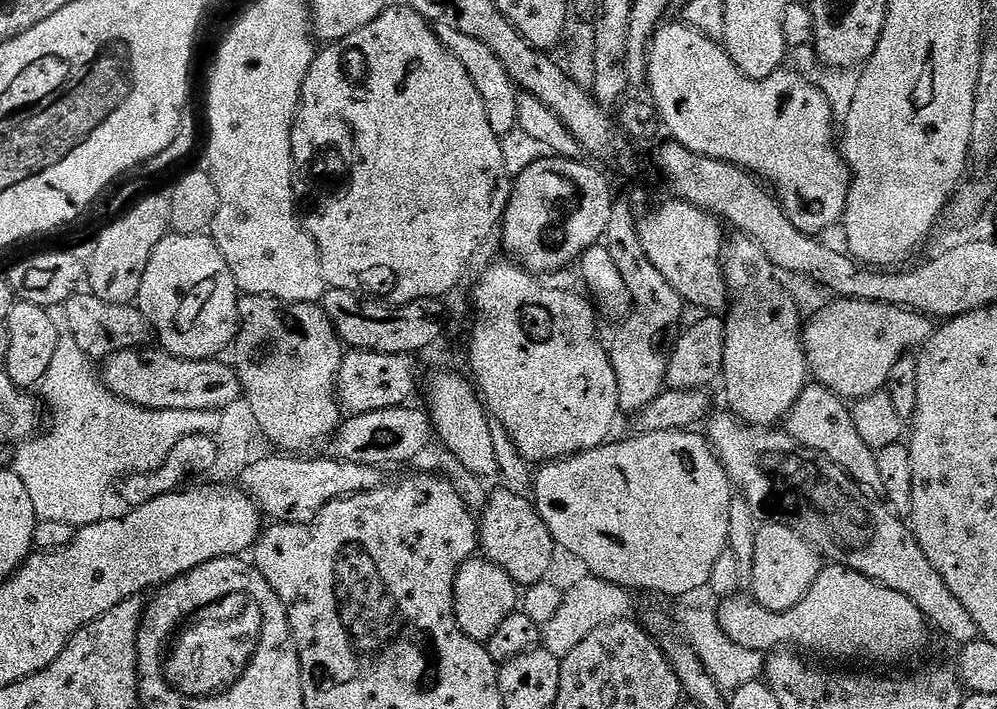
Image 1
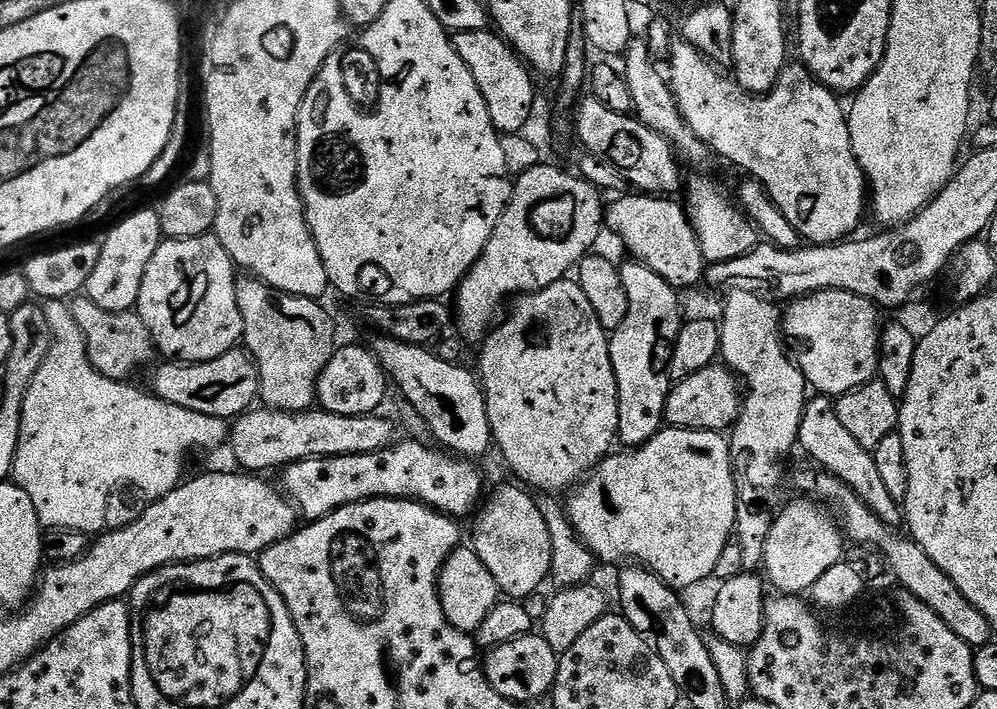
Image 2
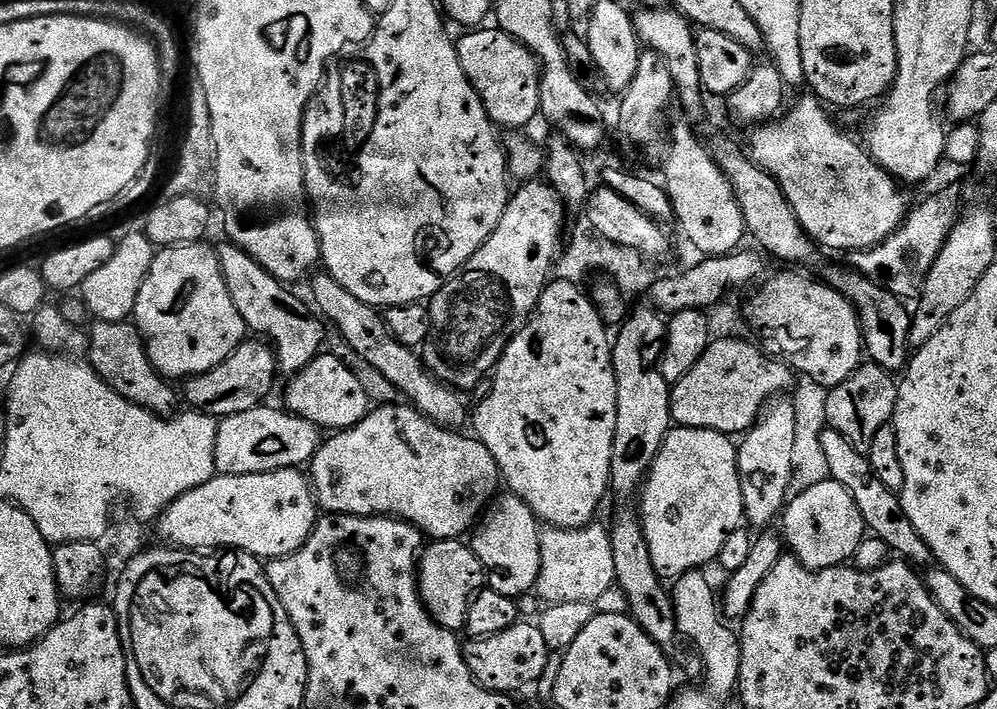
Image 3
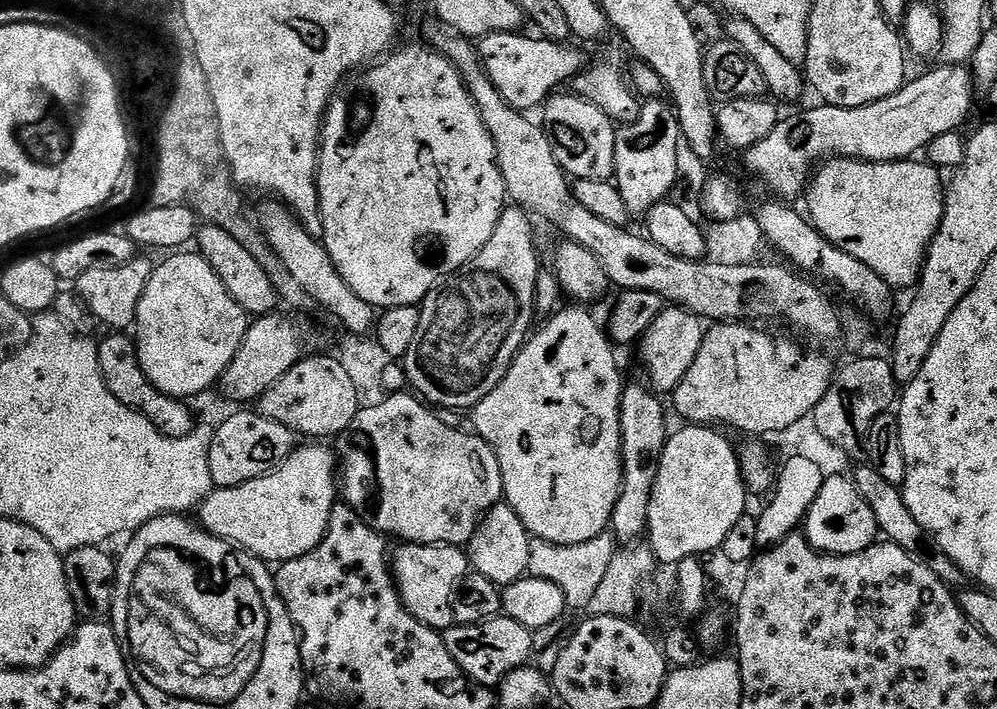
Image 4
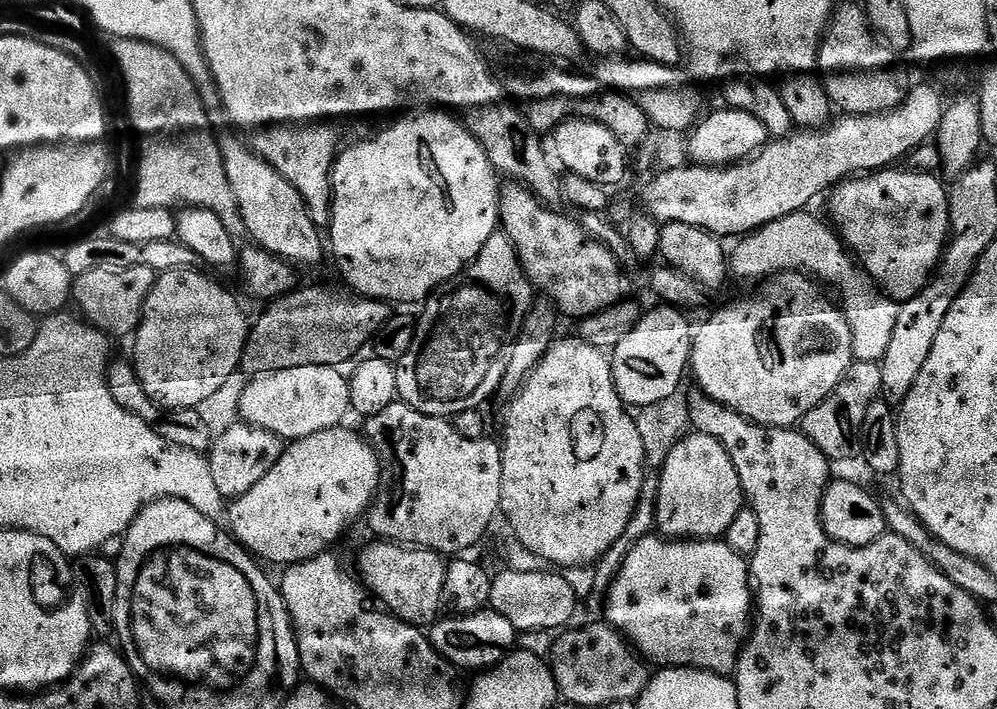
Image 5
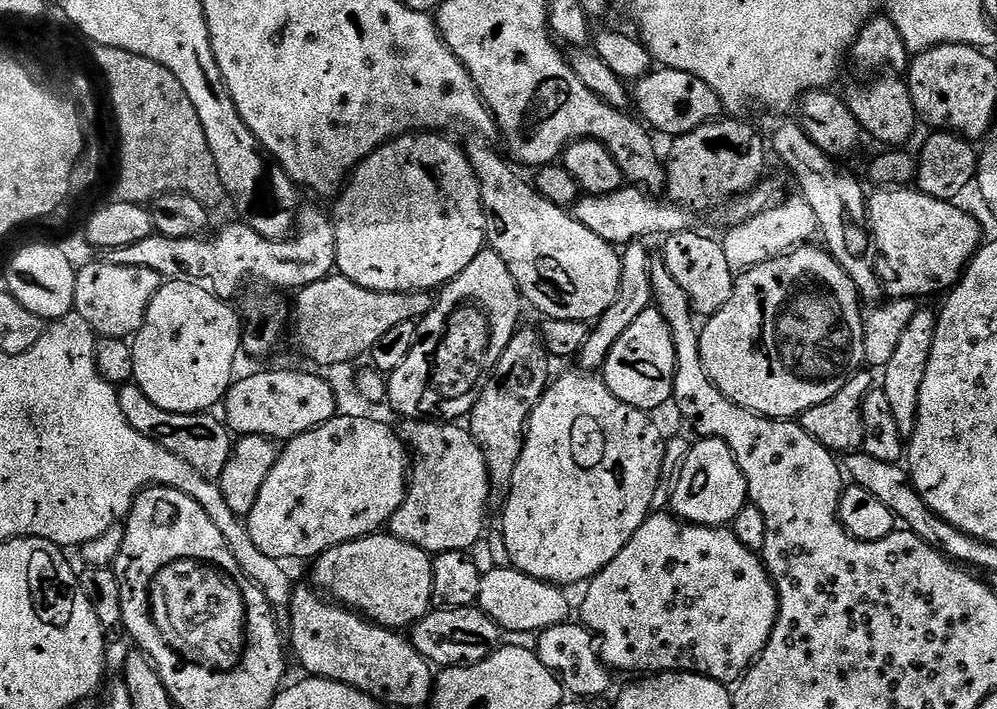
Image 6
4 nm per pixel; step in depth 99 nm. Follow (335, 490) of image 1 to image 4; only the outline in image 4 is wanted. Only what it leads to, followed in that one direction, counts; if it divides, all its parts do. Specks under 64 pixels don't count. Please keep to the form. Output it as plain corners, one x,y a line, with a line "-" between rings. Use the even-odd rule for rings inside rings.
408,390
385,395
377,404
361,407
347,432
341,432
334,444
342,465
338,476
342,500
385,538
397,536
397,541
409,544
464,546
488,511
501,503
502,470
494,450
482,437
471,431
459,432
435,414
425,401

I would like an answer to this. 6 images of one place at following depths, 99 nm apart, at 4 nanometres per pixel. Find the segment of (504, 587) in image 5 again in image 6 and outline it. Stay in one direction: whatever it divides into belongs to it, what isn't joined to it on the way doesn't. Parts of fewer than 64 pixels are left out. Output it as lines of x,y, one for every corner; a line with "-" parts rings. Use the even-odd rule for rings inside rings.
511,566
491,567
480,577
478,607
503,631
539,633
569,619
570,602
563,592
559,585
534,579

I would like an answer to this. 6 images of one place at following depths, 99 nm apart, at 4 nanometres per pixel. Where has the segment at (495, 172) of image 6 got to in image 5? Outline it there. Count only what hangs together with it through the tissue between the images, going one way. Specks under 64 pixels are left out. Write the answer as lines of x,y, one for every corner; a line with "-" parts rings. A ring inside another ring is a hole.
508,182
501,187
499,227
514,246
520,265
524,267
524,274
532,283
533,289
551,300
557,313
564,315
565,312
568,316
576,316
575,318
592,316
621,299
620,291
624,288
624,280
620,277
617,253
611,252
600,241
593,240
577,221
575,224
570,217
556,211
560,210
541,204
540,199
523,184

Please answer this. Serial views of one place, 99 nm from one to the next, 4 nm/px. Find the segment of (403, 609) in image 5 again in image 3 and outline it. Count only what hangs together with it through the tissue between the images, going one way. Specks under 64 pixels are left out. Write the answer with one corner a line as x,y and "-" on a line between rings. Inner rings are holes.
463,539
432,540
421,551
418,561
418,587
420,597
429,614
443,628
459,633
468,623
472,597
485,587
486,575
482,562

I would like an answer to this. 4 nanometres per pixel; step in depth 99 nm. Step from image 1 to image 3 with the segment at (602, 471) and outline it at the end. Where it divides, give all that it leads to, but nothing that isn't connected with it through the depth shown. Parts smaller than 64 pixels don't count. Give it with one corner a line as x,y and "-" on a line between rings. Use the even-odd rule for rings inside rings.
673,427
668,433
668,437
664,439
662,450
658,450
658,454
652,463
652,469
648,471
648,478
644,482
644,487
639,493
640,508
638,507
638,515
644,524
644,533
646,534
646,542
650,546
650,558
654,562
654,570
665,581
675,581
677,576
685,576
688,572
694,572
703,569
703,564
719,561
722,545
726,542
726,538
730,538
730,534
734,534
734,530
738,530
745,523
745,513
743,504
742,486
740,485
739,466
737,464
737,445
732,445
733,437
723,432
715,432
714,430
702,430
701,428
681,428

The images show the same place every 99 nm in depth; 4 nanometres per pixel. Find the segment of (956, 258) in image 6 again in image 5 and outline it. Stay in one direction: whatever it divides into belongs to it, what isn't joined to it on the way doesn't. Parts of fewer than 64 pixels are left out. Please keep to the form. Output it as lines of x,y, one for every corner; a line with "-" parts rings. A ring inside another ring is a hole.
881,170
879,172
869,172
861,174
855,178
849,178
833,187
830,192
832,196
832,220
835,231
838,233
845,245
854,253
855,259
861,268
880,285
880,291
885,292
891,300
903,302
914,298
924,289
930,277
935,273
936,266
940,262
940,257
944,254
944,249
950,239
950,214
948,213
948,194
949,189
944,188
945,181
939,175
931,172
913,172
911,170
903,170
904,172
896,172
900,170

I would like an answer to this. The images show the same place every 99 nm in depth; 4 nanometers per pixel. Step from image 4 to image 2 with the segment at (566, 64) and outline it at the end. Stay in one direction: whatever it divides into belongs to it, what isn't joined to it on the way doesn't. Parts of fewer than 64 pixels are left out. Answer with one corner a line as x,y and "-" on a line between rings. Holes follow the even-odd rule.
492,30
482,32
457,32
452,36
454,50
458,50
458,58
466,62
466,70
474,74
474,82
478,82
478,90
482,90
482,98
486,98
486,110
490,110
492,125
501,134
520,134
525,130
528,119
532,116
532,103
536,100
536,88
532,85
533,75
529,65
525,64
515,52
512,51
507,40

